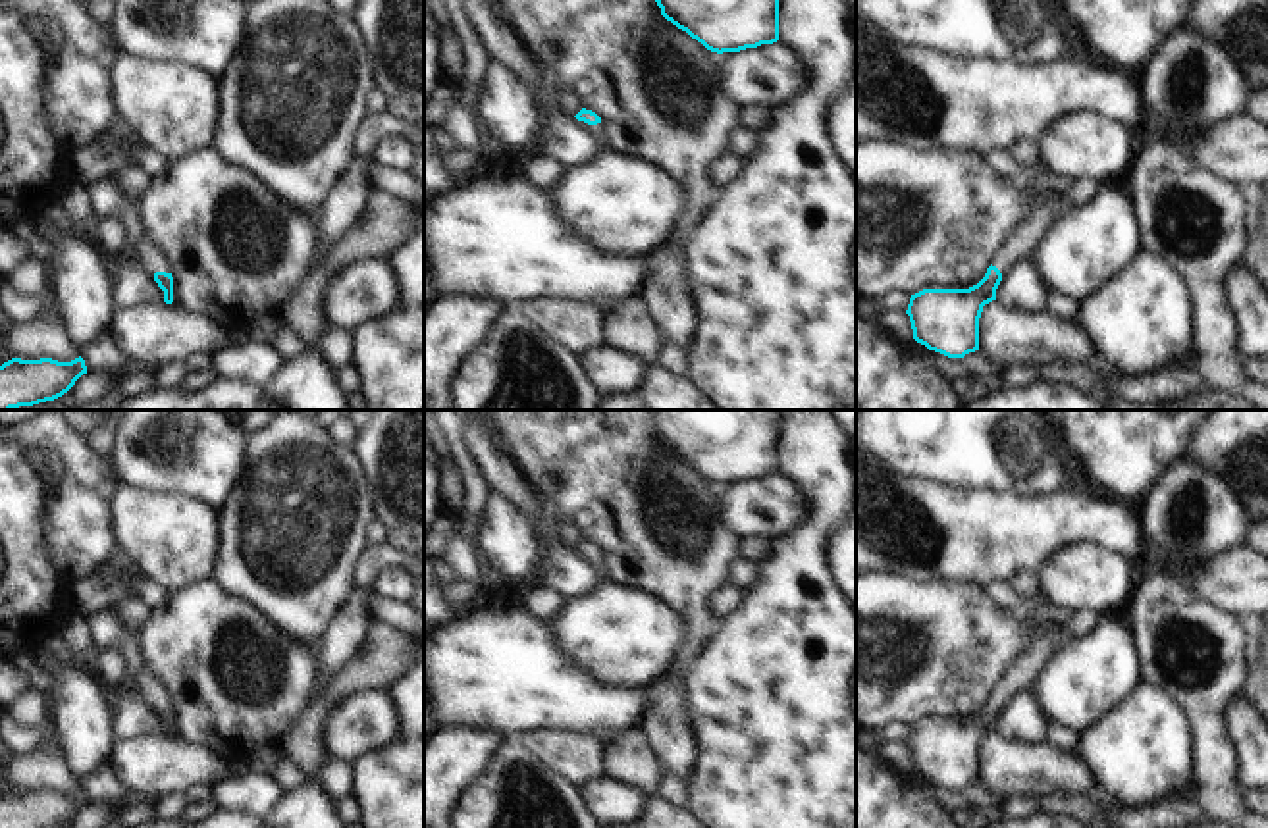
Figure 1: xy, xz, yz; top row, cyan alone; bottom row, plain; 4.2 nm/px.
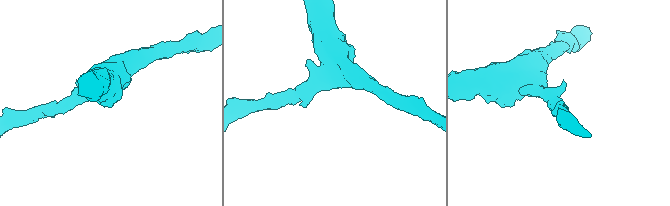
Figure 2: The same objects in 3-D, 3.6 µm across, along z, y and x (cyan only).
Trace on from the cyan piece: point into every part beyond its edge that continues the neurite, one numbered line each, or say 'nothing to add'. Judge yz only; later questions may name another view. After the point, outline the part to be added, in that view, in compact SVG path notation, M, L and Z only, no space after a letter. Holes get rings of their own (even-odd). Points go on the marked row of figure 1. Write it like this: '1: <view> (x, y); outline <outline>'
1: yz (1022, 243); outline M1089 177L1062 193L1054 202L1044 202L1004 241L992 266L1008 273L1019 260L1031 258L1054 220L1070 208L1089 204L1100 191L1100 185Z

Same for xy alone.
1: xy (145, 253); outline M141 237L135 245L135 260L150 273L166 272L170 273L166 258L156 250L150 239Z

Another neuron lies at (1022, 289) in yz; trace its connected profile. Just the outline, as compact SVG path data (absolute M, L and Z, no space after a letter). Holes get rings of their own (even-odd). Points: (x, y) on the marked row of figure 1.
M1031 258L1019 260L1002 275L996 289L996 300L1014 312L1048 310L1048 293Z

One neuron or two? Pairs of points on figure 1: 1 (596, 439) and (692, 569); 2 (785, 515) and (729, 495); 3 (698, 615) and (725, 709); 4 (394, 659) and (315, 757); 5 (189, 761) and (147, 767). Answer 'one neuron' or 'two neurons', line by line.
1: one neuron
2: one neuron
3: two neurons
4: one neuron
5: one neuron

